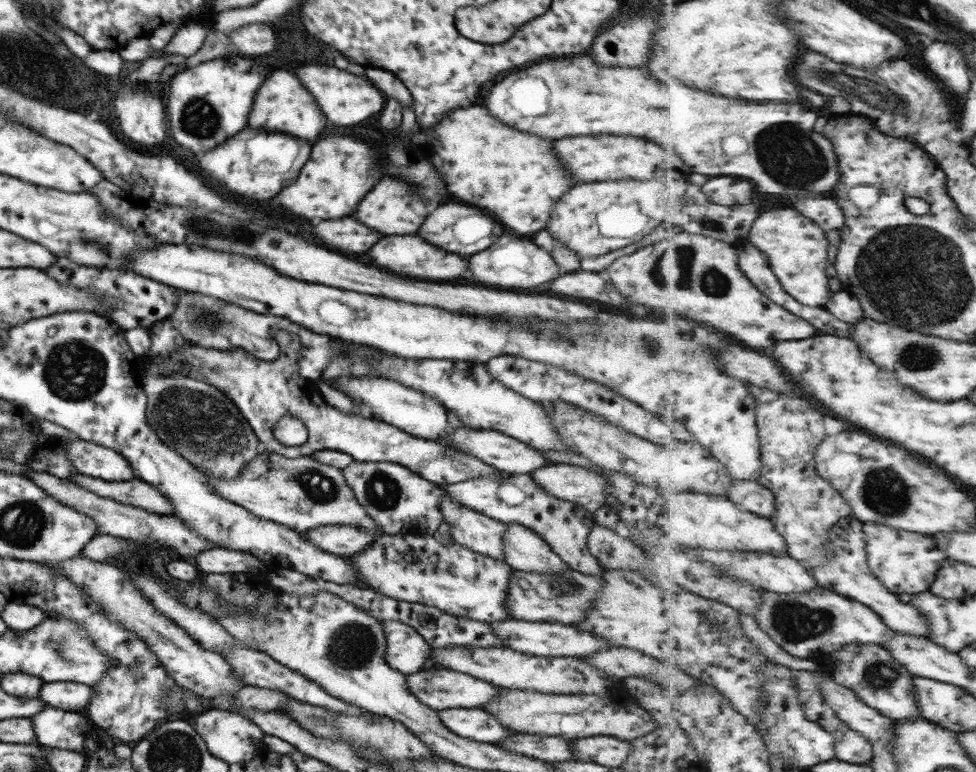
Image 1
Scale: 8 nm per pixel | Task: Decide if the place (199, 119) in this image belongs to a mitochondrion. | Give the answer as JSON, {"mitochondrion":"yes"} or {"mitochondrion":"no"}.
{"mitochondrion":"yes"}

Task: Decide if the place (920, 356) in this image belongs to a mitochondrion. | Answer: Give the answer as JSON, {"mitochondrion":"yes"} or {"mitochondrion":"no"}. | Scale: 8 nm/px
{"mitochondrion":"yes"}

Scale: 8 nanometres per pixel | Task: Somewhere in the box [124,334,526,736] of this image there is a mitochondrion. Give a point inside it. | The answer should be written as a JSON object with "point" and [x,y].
{"point":[203,421]}

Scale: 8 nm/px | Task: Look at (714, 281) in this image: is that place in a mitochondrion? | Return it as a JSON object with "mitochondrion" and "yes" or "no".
{"mitochondrion":"yes"}

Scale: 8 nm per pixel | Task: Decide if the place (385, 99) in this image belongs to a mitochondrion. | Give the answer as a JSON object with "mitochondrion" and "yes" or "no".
{"mitochondrion":"no"}

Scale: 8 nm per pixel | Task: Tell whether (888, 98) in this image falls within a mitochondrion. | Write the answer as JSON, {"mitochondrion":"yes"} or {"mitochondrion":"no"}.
{"mitochondrion":"yes"}

